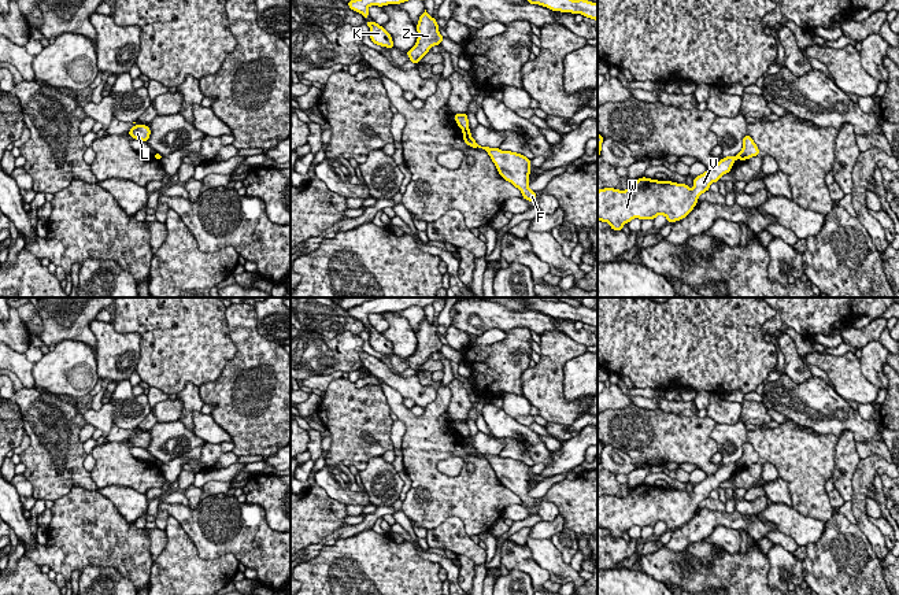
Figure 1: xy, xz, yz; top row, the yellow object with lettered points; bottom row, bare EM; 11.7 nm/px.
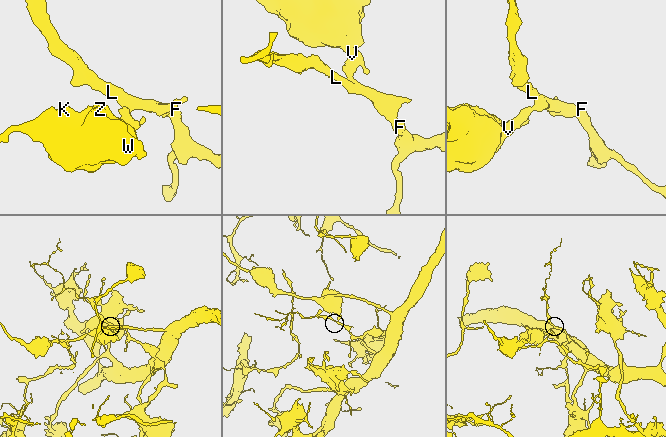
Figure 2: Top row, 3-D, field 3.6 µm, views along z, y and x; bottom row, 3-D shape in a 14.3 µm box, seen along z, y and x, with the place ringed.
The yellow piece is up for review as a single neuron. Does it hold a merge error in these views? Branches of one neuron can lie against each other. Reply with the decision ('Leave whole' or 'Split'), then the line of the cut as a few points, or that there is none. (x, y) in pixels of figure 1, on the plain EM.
Split. Split along xz (468, 435), (462, 438)

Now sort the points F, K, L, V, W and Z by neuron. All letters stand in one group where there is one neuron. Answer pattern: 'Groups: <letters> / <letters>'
Groups: F L / K V W Z

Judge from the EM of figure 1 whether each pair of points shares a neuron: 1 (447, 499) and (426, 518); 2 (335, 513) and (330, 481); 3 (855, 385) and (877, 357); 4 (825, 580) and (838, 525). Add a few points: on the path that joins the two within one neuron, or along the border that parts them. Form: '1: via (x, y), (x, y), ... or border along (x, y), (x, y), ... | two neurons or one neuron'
1: via (441, 503), (432, 513) | one neuron
2: border along (315, 483), (332, 498), (346, 505) | two neurons
3: border along (858, 358), (861, 372) | two neurons
4: via (838, 566), (838, 539) | one neuron

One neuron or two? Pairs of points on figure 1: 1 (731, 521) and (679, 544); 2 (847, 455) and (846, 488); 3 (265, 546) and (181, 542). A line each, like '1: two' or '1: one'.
1: one
2: one
3: two

